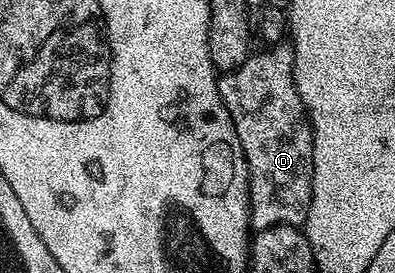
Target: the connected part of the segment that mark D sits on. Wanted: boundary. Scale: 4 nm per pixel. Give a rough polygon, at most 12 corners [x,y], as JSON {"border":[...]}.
{"border":[[278,43],[218,78],[250,225],[301,226],[314,130]]}

